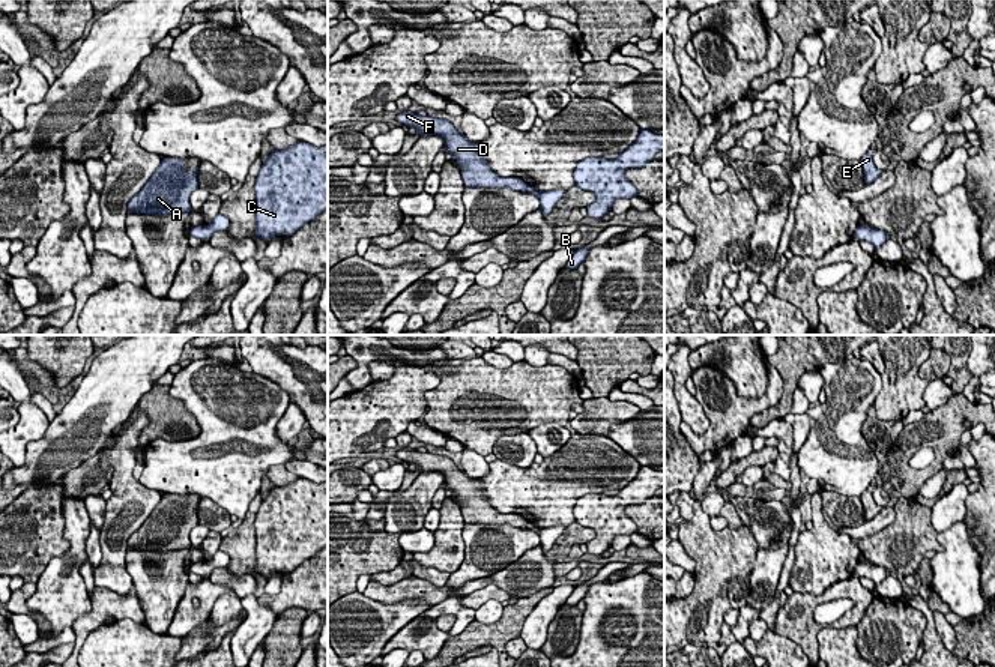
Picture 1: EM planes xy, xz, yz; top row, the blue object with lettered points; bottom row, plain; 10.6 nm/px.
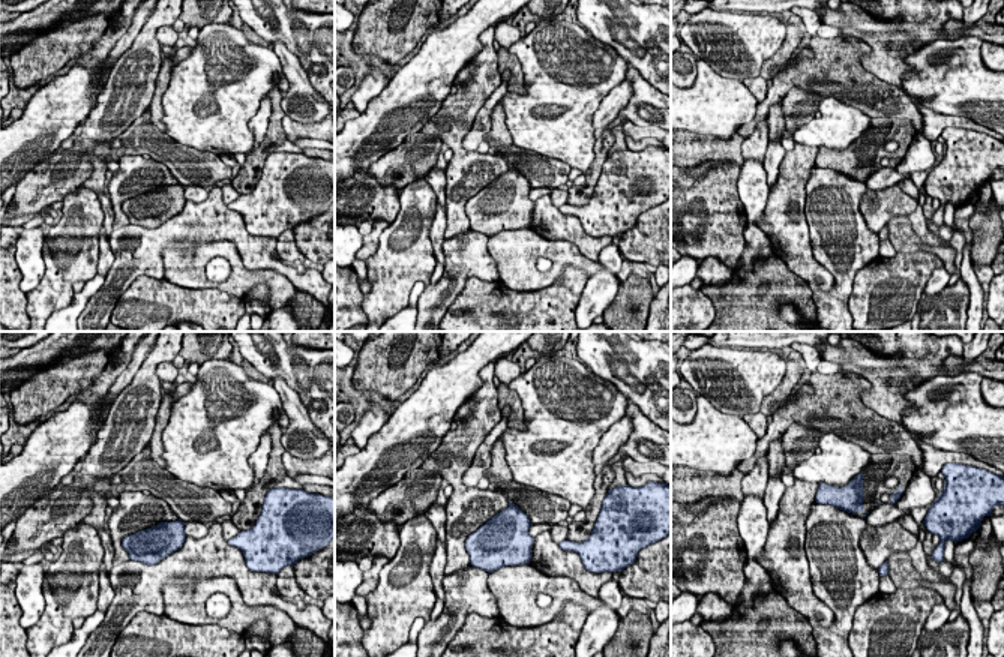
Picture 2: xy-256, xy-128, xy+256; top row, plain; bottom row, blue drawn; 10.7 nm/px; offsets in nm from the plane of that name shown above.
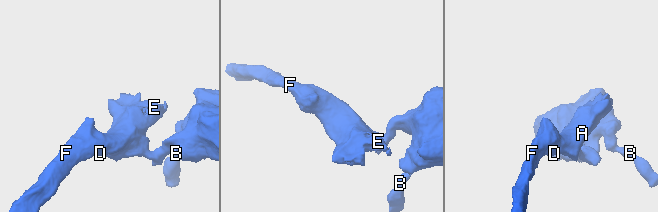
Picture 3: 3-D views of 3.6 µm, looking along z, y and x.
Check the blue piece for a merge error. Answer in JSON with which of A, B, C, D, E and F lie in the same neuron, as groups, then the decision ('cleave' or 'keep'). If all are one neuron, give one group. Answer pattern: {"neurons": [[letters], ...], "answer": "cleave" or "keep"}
{"neurons": [["A", "D", "E", "F"], ["B", "C"]], "answer": "cleave"}

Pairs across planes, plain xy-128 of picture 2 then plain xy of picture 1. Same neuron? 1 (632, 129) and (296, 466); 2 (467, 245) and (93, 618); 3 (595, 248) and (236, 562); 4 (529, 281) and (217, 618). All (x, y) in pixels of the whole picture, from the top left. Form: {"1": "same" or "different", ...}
{"1": "same", "2": "same", "3": "different", "4": "different"}

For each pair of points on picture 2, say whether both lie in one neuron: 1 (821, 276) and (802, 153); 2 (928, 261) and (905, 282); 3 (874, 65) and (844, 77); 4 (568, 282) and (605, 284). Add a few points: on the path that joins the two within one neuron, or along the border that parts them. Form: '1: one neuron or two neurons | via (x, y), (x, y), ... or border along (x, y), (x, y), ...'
1: one neuron | via (793, 246), (791, 231), (784, 213), (791, 185)
2: one neuron | via (922, 266), (911, 276)
3: two neurons | border along (865, 42), (871, 50), (862, 65), (896, 84)
4: two neurons | border along (589, 278), (575, 315)

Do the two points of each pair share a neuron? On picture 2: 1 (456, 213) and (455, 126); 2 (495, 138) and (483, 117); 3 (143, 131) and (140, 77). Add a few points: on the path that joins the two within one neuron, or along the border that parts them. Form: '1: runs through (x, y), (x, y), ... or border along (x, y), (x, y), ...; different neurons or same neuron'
1: runs through (458, 192), (456, 147); same neuron
2: border along (498, 101), (491, 114), (488, 141); different neurons
3: border along (147, 108), (114, 138); different neurons

